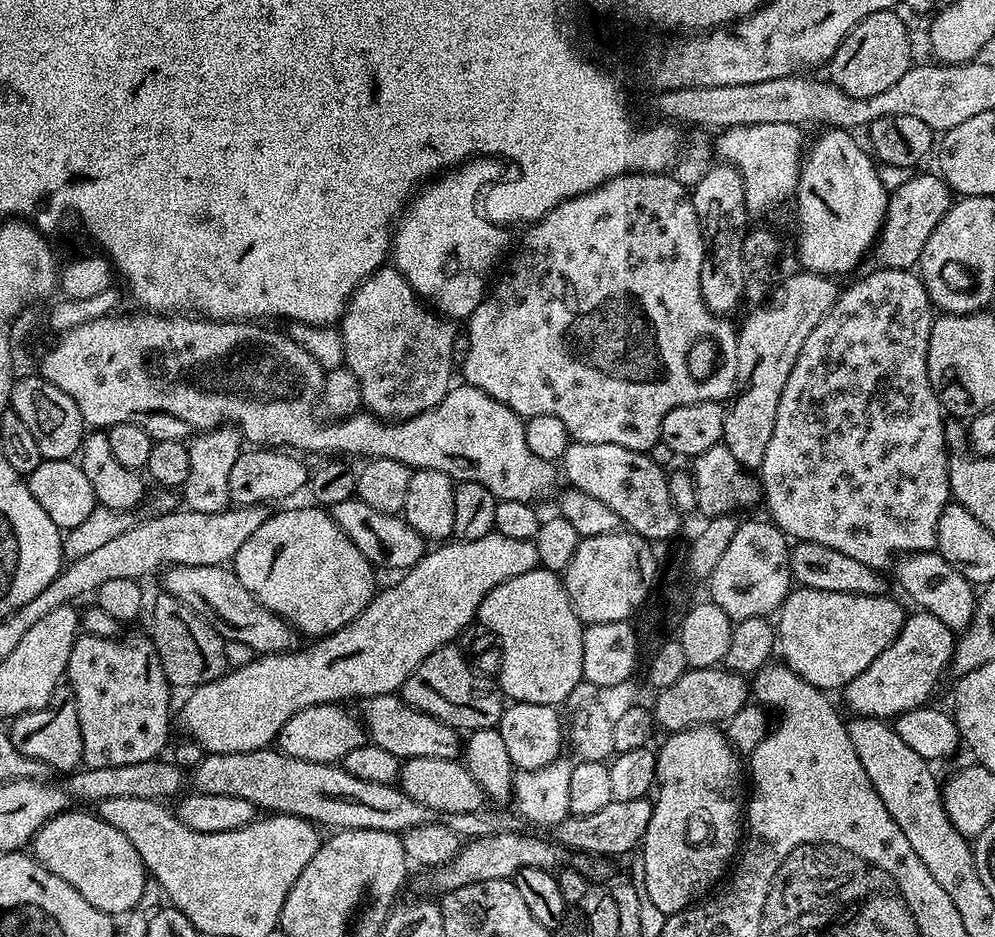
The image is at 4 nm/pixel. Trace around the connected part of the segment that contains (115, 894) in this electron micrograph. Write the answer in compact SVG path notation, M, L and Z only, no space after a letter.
M69 810L53 816L36 831L30 841L31 855L58 878L70 882L90 906L109 914L127 914L142 895L146 869L138 850L130 846L130 838L99 815Z

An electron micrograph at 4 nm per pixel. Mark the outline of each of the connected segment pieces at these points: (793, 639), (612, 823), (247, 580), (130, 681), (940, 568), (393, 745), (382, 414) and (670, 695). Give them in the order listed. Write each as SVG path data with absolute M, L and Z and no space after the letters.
M793 587L778 609L780 624L778 620L774 628L779 659L791 672L810 682L810 686L821 690L844 689L878 658L878 654L882 654L882 650L886 650L886 646L890 646L890 642L894 642L894 638L898 638L902 630L906 611L890 596Z
M648 798L630 802L618 802L612 799L609 804L602 806L602 810L594 810L594 814L585 816L570 814L562 823L556 825L555 843L569 853L585 852L588 856L624 856L627 852L635 853L641 847L646 834L652 807L653 801Z
M323 507L288 508L285 512L273 511L268 519L242 542L238 554L234 558L234 571L236 577L254 594L262 606L266 606L274 614L288 621L297 632L308 638L331 636L351 620L356 620L358 614L364 612L364 607L372 603L372 597L377 591L374 566L342 534L342 530Z
M81 634L76 637L74 650L70 650L66 684L76 700L78 726L82 730L82 764L86 768L130 766L130 762L154 760L168 744L168 707L172 704L173 693L156 647L147 635L126 636L104 638Z
M933 550L901 555L895 561L895 568L896 580L900 583L901 590L917 604L915 607L919 611L929 612L954 634L959 634L968 627L976 609L977 593L971 582L962 574L958 574L958 570L954 570L954 566L950 566L950 562L946 562L946 558L942 558L939 552Z
M368 694L359 701L359 704L358 719L364 726L367 739L373 744L382 746L382 750L394 754L400 761L403 762L410 758L455 760L461 755L461 733L438 718L417 708L411 708L403 696L399 694Z
M395 266L377 268L352 291L352 297L348 299L348 304L344 308L344 315L338 321L338 331L344 347L343 367L352 371L354 377L357 378L360 387L360 399L367 411L371 412L373 416L379 416L380 419L389 422L409 420L434 406L438 406L438 402L442 402L442 398L446 398L449 388L453 387L454 384L454 380L452 380L452 347L456 344L456 332L447 323L451 324L443 315L430 310L429 305L416 295L415 290L410 286L410 282L406 282L404 275Z
M723 667L689 668L674 682L674 686L666 686L655 693L656 705L650 711L655 723L665 728L665 733L680 732L696 725L723 725L734 718L734 714L742 710L750 700L750 684L736 672L729 672Z

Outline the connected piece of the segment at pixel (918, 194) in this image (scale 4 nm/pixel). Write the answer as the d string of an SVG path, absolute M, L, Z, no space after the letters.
M924 172L921 176L909 175L902 186L891 189L888 205L884 211L884 225L876 237L874 257L876 264L882 268L915 269L920 263L920 255L926 246L926 238L934 234L934 226L942 222L948 209L954 203L954 193L948 184L939 176Z

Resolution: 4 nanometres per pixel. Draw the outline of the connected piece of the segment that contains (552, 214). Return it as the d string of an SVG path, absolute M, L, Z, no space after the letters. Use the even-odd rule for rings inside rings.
M627 172L621 176L610 178L605 184L599 184L586 194L578 194L574 198L564 200L554 206L541 220L535 221L532 228L524 236L516 257L508 264L508 269L500 276L500 281L491 285L484 300L467 317L468 349L464 352L463 383L474 386L490 398L510 406L521 416L527 418L538 414L554 414L559 418L573 441L582 444L613 444L626 450L647 453L660 443L662 418L670 414L678 406L690 406L694 402L727 401L732 395L736 367L738 366L738 350L736 349L737 329L732 328L728 318L713 314L706 306L700 289L700 275L704 261L704 235L698 222L698 214L694 210L694 202L689 189L676 181L675 175L658 172ZM699 340L713 340L720 351L720 365L716 372L709 376L692 376L692 368L688 365L688 355L692 352L692 344Z

